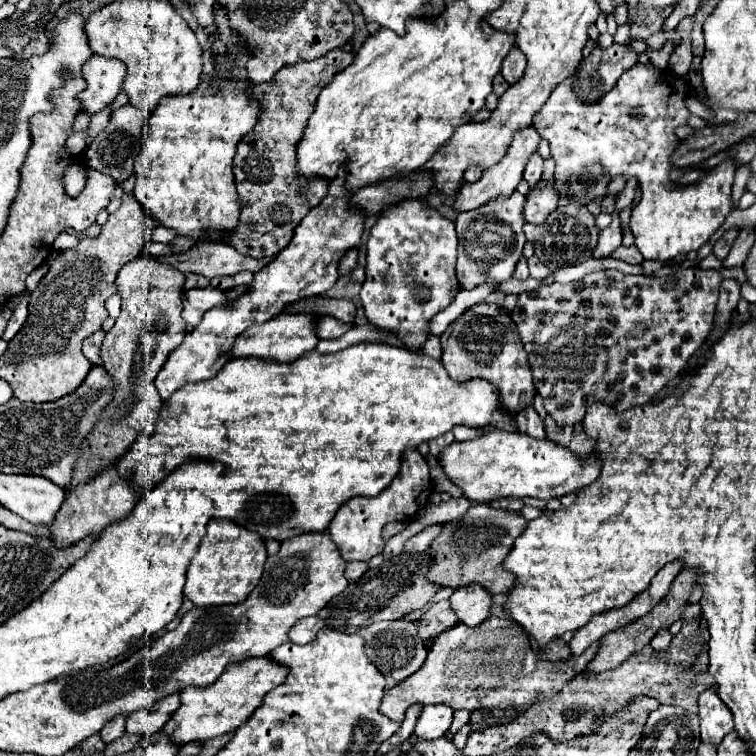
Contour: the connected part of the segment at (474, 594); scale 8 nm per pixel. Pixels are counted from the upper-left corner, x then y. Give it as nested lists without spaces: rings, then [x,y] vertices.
[[[472,583],[468,587],[458,587],[452,597],[450,605],[458,615],[458,621],[474,627],[488,619],[492,607],[492,595],[484,591],[484,587]]]

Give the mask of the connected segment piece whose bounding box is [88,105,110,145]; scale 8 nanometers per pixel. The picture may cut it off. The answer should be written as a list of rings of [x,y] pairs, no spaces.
[[[110,105],[92,117],[92,121],[90,121],[90,127],[88,127],[88,131],[90,131],[88,145],[90,145],[90,143],[92,143],[92,139],[94,139],[94,137],[96,137],[96,135],[98,135],[98,133],[104,129],[104,127],[106,127],[108,119],[110,119]]]

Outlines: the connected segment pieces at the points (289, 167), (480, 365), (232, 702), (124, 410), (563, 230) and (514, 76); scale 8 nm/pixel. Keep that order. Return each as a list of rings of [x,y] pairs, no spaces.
[[[336,49],[336,53],[332,51],[320,59],[284,67],[272,81],[252,87],[250,93],[260,101],[262,113],[258,125],[238,143],[234,177],[240,199],[240,223],[236,229],[222,235],[222,243],[228,243],[250,257],[272,257],[290,243],[294,229],[304,215],[326,197],[330,179],[306,179],[296,171],[296,143],[302,139],[318,93],[336,73],[346,69],[352,59],[354,55],[350,51]]]
[[[472,305],[454,323],[450,323],[450,327],[440,335],[440,341],[442,363],[454,381],[468,381],[472,377],[488,379],[500,391],[502,407],[510,413],[518,413],[532,403],[534,383],[528,353],[520,343],[510,313],[502,305]]]
[[[266,655],[260,659],[244,659],[244,663],[230,663],[216,679],[216,683],[208,687],[186,687],[180,693],[180,707],[174,711],[170,721],[164,725],[164,733],[178,745],[190,741],[206,741],[218,735],[228,733],[230,729],[240,727],[252,711],[262,703],[264,695],[272,691],[276,685],[284,683],[288,675],[288,667],[280,667],[280,663],[272,663]]]
[[[140,255],[120,269],[116,285],[122,297],[122,313],[102,343],[102,361],[118,383],[118,391],[102,413],[100,423],[96,423],[92,435],[88,435],[84,455],[76,463],[72,483],[66,485],[66,489],[84,483],[84,479],[92,477],[102,465],[124,455],[138,435],[148,431],[158,419],[162,399],[154,379],[170,351],[174,351],[186,335],[186,321],[182,319],[184,281],[186,275],[182,271],[176,271],[176,267],[164,263],[160,257],[150,255]]]
[[[568,205],[556,209],[542,225],[526,223],[524,233],[526,239],[534,243],[536,257],[546,265],[578,265],[592,257],[592,251],[598,243],[598,227],[584,205]]]
[[[514,47],[514,49],[508,53],[508,57],[504,59],[502,77],[504,77],[508,83],[516,83],[516,81],[522,77],[524,69],[526,69],[526,55],[524,55],[518,47]]]

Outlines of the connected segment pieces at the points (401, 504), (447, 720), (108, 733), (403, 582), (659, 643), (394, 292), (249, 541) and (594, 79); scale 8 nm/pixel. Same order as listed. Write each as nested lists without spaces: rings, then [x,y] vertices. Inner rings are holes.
[[[408,449],[402,459],[402,469],[400,475],[390,483],[388,489],[384,489],[376,499],[350,499],[340,507],[336,513],[336,519],[332,519],[328,533],[336,547],[340,549],[342,559],[352,561],[352,559],[362,559],[368,561],[370,557],[382,553],[382,527],[390,521],[408,521],[414,517],[418,509],[422,509],[428,503],[428,497],[432,493],[432,483],[428,475],[428,463],[420,455],[418,449]]]
[[[444,703],[424,707],[422,715],[416,723],[414,735],[418,735],[420,739],[438,739],[438,737],[442,737],[452,725],[452,715],[454,715],[452,707],[448,707]]]
[[[116,715],[116,719],[110,719],[100,731],[104,743],[112,743],[114,739],[122,737],[124,735],[124,723],[126,723],[126,715]]]
[[[430,553],[394,555],[390,561],[386,559],[380,567],[368,569],[356,583],[350,583],[346,591],[336,595],[336,599],[332,599],[324,609],[320,609],[318,617],[326,623],[326,627],[332,627],[344,633],[356,633],[360,627],[372,625],[376,621],[398,619],[400,615],[422,609],[440,591],[440,585],[432,583],[426,577],[430,567],[432,567]]]
[[[668,629],[660,630],[652,639],[650,645],[657,651],[667,651],[672,641],[672,633]]]
[[[402,199],[388,207],[370,229],[368,239],[366,281],[360,291],[368,321],[398,333],[406,347],[420,349],[428,337],[428,321],[446,309],[460,289],[454,271],[456,257],[454,221],[442,217],[426,199]]]
[[[212,519],[208,523],[208,533],[198,547],[198,553],[188,565],[184,595],[198,607],[240,603],[258,585],[266,557],[266,545],[260,535],[240,527],[238,523],[232,523],[230,519]]]
[[[610,45],[610,47],[596,47],[584,61],[582,71],[574,83],[576,93],[586,101],[594,103],[604,93],[608,93],[620,75],[628,71],[634,63],[638,63],[636,51],[628,45]]]

